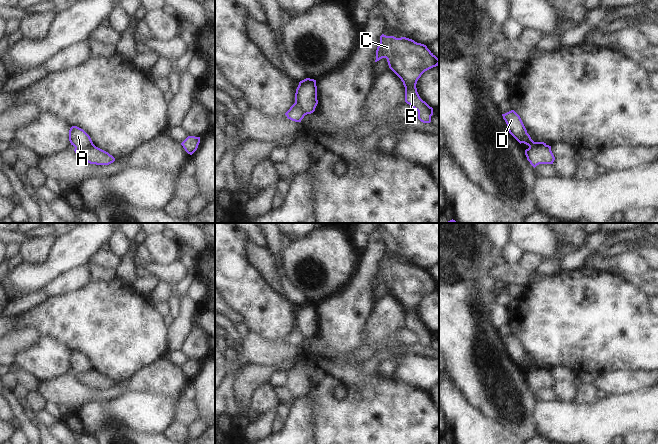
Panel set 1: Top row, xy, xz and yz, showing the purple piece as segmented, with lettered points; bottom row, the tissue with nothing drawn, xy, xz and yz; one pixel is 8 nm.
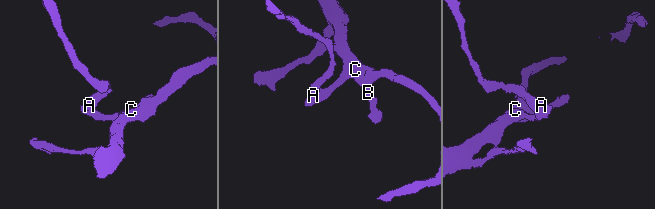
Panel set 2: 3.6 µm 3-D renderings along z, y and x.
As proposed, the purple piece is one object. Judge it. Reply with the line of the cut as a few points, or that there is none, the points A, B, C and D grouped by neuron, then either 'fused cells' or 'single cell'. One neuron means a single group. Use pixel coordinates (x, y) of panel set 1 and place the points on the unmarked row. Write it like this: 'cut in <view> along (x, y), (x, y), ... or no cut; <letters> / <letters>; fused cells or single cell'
cut in xy along (92, 367), (86, 371), (75, 372); A D / B C; fused cells

